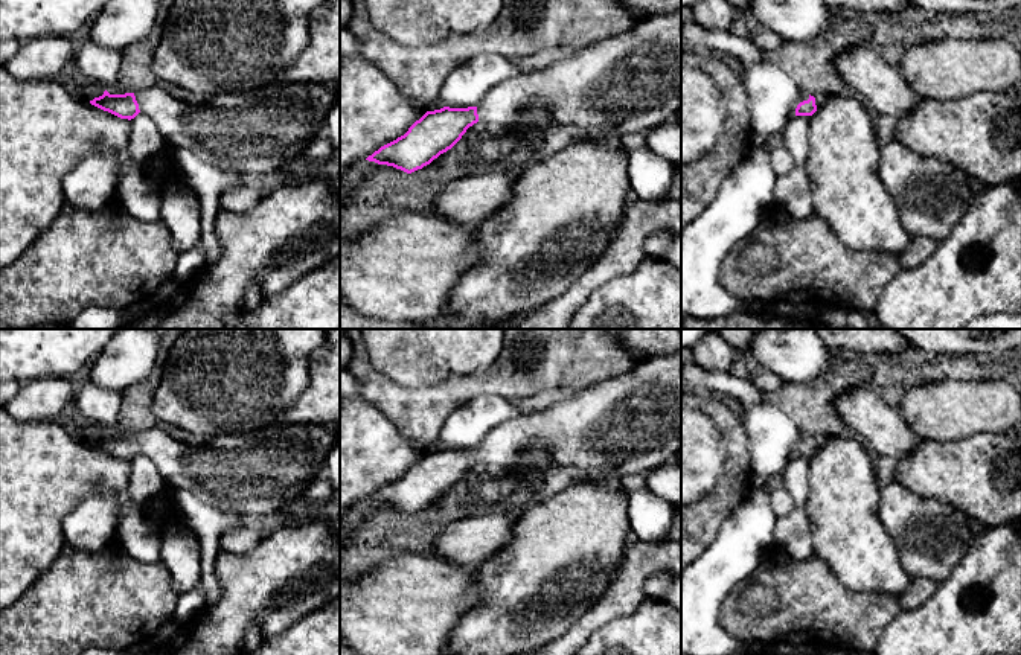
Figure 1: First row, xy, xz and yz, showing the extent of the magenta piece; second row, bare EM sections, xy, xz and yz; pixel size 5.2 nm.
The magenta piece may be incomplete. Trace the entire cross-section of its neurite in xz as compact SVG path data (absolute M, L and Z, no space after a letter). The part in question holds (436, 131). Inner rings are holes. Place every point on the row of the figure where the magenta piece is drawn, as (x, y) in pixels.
M681 12L648 18L619 35L607 37L602 41L594 41L578 49L575 55L549 67L518 73L488 91L477 107L443 107L440 110L427 111L404 136L381 146L366 160L411 174L451 149L466 129L478 120L486 122L492 133L501 133L507 126L518 123L523 108L532 101L541 101L547 105L547 126L578 126L582 131L581 139L610 134L626 136L639 131L649 131L664 123L681 108Z

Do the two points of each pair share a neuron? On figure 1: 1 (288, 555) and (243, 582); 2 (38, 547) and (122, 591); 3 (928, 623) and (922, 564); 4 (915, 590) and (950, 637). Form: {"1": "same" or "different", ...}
{"1": "same", "2": "different", "3": "different", "4": "different"}

